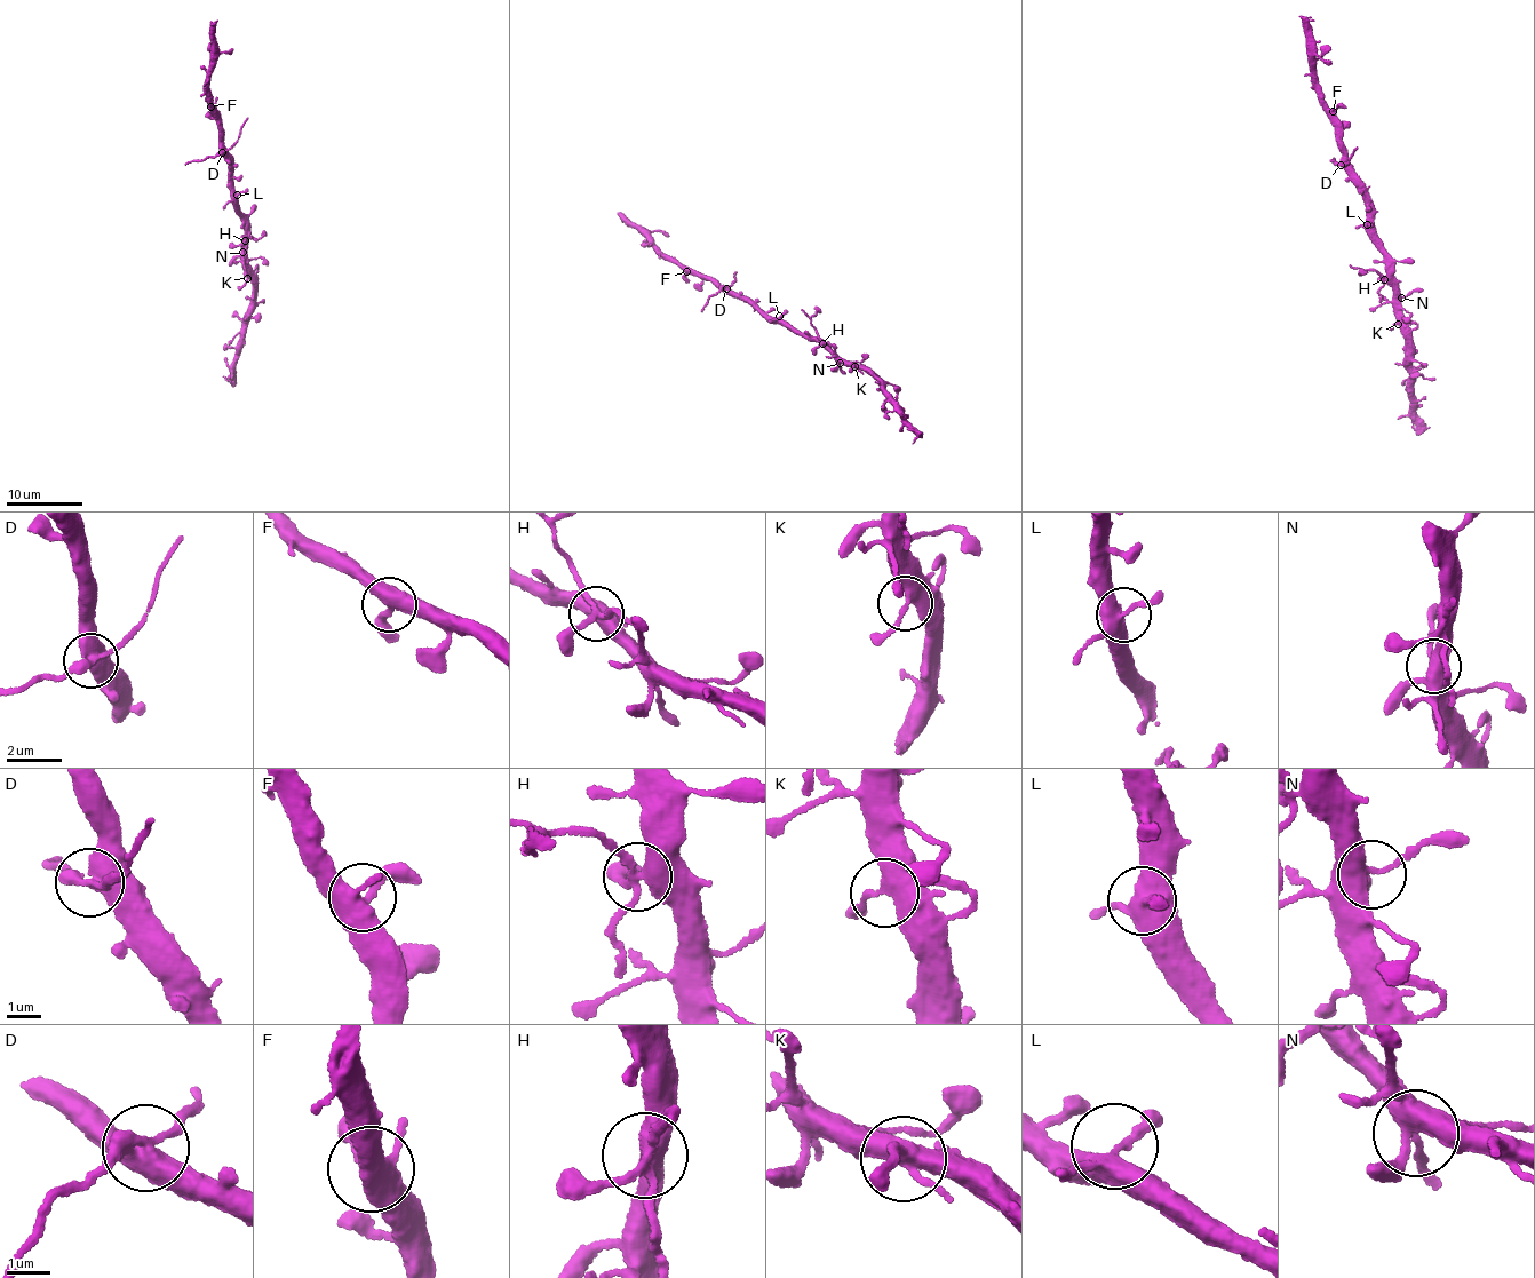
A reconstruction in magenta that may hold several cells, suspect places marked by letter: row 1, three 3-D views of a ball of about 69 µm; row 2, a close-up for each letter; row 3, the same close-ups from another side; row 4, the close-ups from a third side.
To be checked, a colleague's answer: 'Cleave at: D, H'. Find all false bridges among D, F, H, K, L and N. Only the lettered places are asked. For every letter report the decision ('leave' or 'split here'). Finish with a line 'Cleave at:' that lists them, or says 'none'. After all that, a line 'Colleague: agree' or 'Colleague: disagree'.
D: split here
F: leave
H: split here
K: leave
L: leave
N: leave
Cleave at: D, H
Colleague: agree

